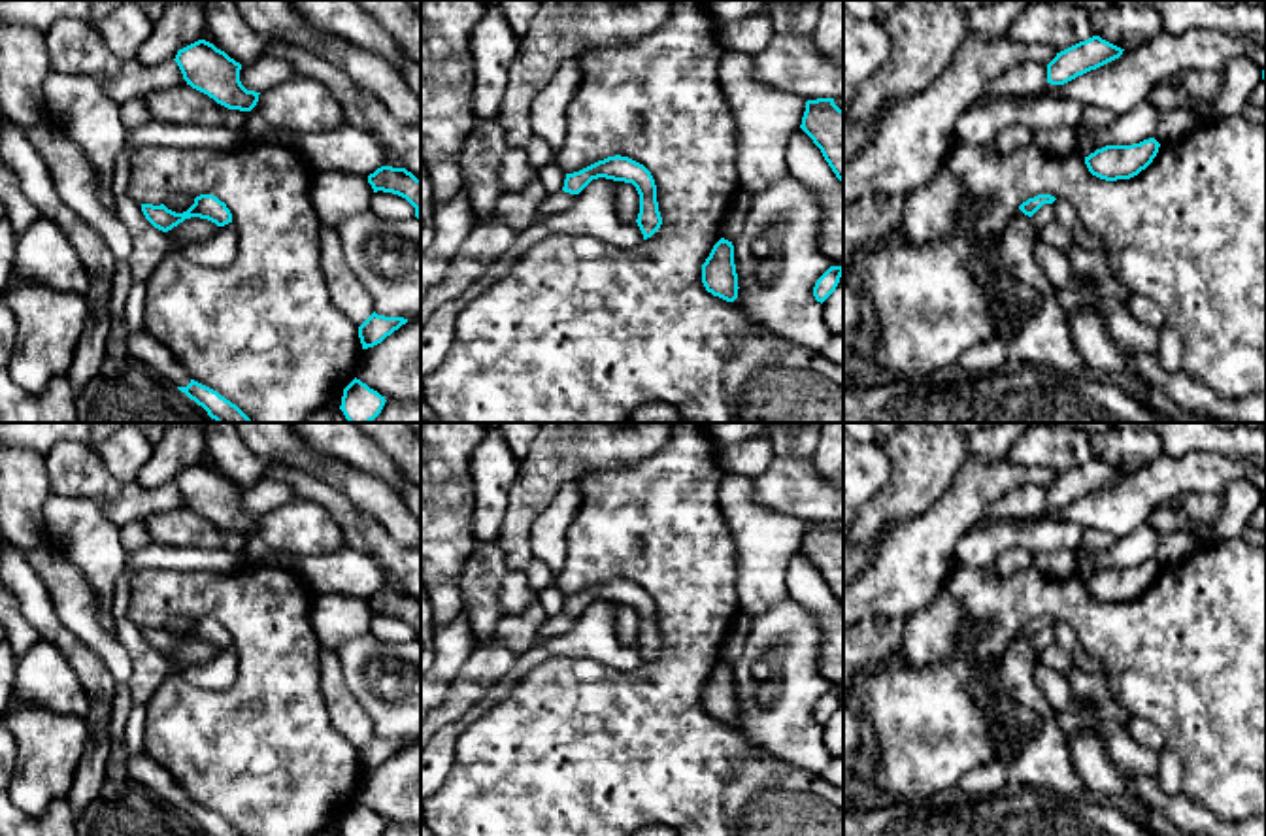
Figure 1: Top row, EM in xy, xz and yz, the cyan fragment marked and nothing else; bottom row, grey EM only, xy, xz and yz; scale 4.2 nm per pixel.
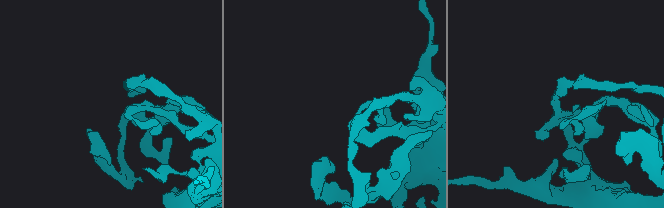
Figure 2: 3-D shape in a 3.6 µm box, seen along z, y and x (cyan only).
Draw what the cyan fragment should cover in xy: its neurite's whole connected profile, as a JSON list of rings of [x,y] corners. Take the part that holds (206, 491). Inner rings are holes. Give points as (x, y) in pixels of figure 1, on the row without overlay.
[[[198,462],[177,474],[174,481],[183,502],[192,511],[208,517],[228,532],[251,534],[258,517],[240,504],[242,487],[206,462]]]

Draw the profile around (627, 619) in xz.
[[[615,604],[617,634],[625,644],[636,644],[640,636],[640,617],[632,606]]]

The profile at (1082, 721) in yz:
[[[1085,704],[1081,711],[1055,711],[1055,721],[1064,734],[1092,736],[1096,721],[1126,727],[1128,711],[1117,704]]]

